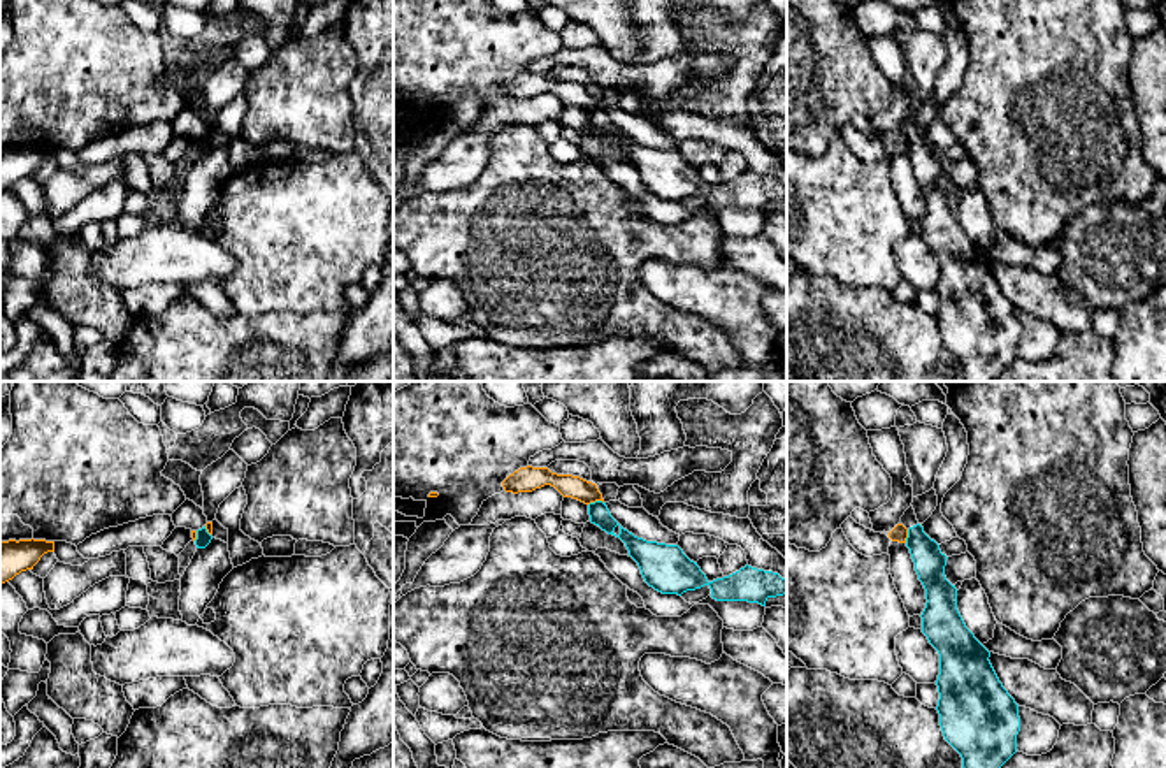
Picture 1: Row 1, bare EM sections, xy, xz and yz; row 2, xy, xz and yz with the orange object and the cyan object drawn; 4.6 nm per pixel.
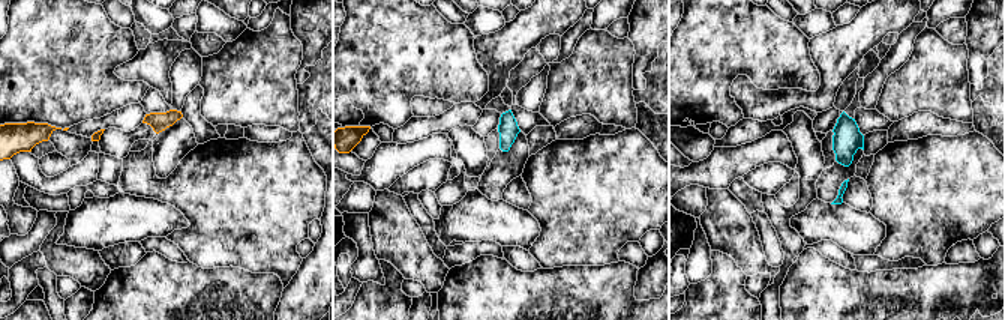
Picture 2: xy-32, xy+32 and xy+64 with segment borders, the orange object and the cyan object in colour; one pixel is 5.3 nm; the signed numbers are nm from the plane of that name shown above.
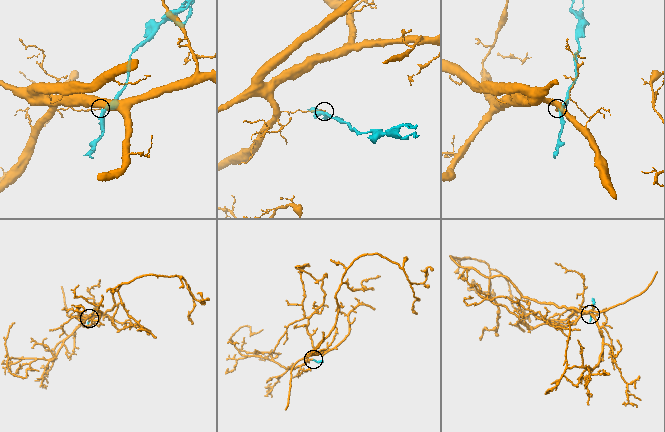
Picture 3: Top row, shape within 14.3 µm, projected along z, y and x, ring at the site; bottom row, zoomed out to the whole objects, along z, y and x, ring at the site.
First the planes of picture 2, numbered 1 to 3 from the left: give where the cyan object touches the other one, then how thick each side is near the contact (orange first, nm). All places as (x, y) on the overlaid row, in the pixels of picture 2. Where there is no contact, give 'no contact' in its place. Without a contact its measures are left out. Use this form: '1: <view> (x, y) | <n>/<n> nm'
1: no contact
2: no contact
3: no contact

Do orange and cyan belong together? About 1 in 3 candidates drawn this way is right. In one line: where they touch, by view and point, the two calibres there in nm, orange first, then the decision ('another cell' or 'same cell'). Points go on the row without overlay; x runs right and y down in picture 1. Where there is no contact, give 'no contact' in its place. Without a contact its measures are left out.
xz (596, 106) | 100/90 nm | another cell

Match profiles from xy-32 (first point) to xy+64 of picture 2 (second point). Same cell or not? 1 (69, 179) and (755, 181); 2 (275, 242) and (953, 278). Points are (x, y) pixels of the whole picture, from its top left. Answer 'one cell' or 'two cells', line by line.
1: one cell
2: two cells

